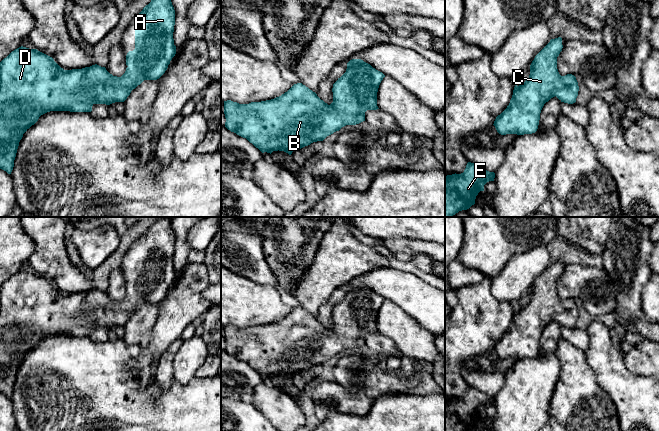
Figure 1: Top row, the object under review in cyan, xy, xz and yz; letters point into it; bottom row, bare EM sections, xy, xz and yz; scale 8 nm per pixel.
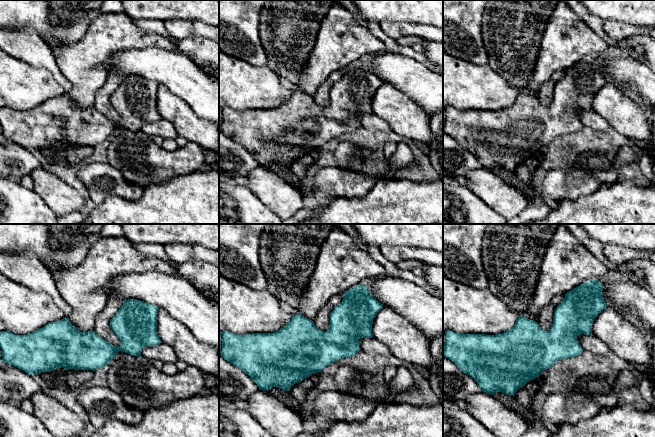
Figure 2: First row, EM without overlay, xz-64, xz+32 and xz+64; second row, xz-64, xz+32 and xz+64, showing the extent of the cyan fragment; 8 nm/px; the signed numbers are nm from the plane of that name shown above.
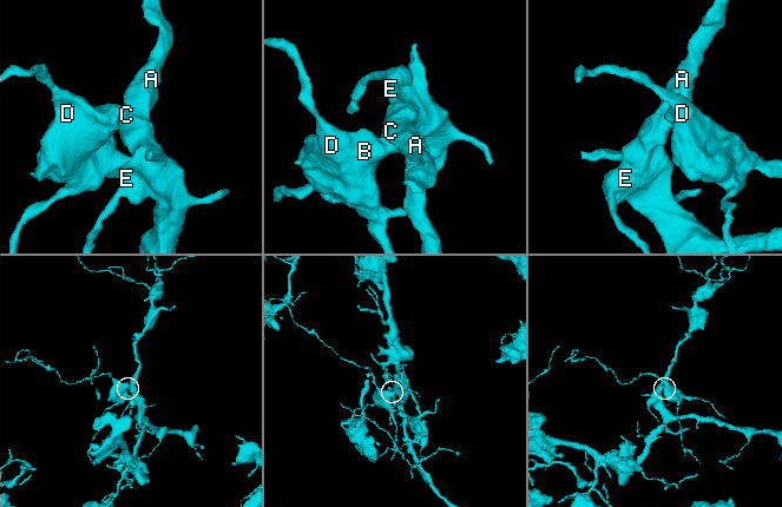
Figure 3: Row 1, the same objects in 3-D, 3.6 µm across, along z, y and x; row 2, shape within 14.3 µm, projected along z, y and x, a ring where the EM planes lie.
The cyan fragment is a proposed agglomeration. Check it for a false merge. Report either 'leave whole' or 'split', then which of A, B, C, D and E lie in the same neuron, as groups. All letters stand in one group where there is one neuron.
leave whole | A B C D E

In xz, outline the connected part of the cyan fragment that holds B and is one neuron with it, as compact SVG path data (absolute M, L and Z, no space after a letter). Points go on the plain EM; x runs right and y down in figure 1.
M361 283L347 287L346 296L333 308L333 326L328 329L302 307L294 308L279 321L261 326L239 328L224 325L225 351L246 362L262 377L284 375L289 379L327 360L346 349L365 345L367 334L377 334L377 316L385 299Z

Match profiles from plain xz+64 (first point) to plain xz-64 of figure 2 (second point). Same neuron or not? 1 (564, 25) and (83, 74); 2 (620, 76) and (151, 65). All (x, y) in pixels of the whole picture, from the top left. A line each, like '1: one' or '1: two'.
1: one
2: one

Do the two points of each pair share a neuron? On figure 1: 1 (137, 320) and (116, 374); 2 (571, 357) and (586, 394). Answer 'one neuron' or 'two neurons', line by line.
1: two neurons
2: one neuron

